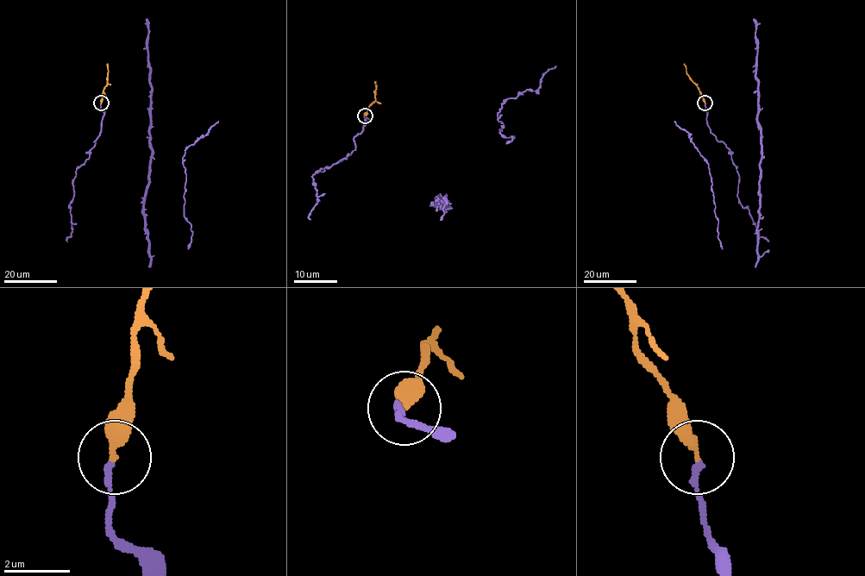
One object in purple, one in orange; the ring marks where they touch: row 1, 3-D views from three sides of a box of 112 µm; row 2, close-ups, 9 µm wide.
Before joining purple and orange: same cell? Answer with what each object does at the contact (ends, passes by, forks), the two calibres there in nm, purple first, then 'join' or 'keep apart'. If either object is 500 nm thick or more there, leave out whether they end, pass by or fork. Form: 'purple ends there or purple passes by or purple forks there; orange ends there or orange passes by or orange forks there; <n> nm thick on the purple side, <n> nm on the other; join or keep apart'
purple ends there; orange ends there; 200 nm thick on the purple side, 360 nm on the other; keep apart

